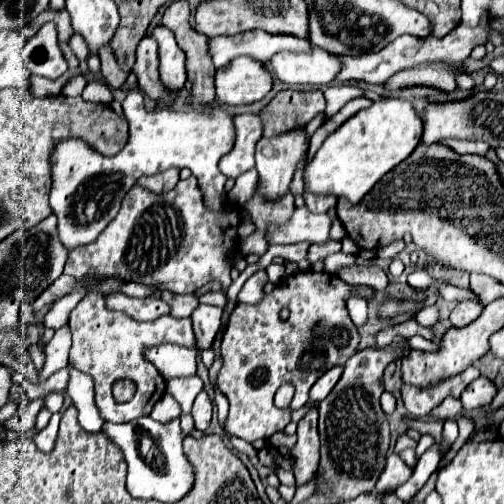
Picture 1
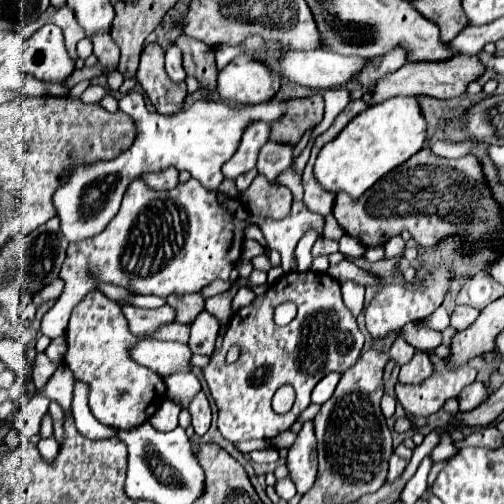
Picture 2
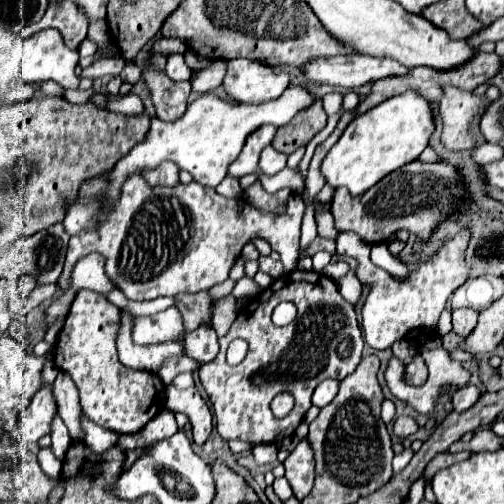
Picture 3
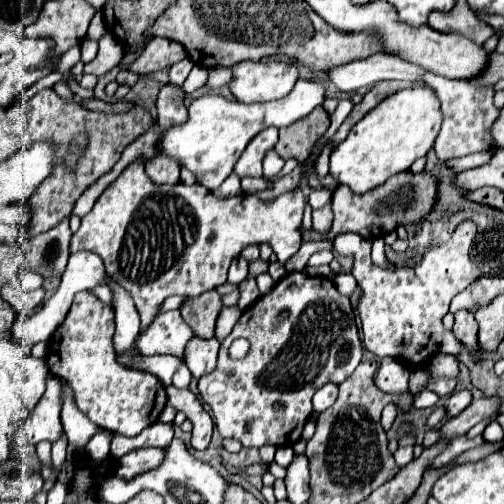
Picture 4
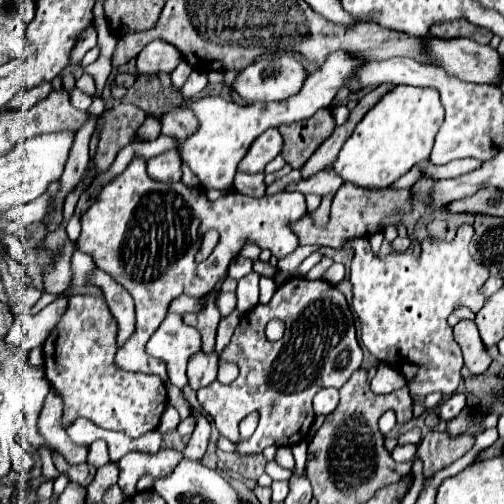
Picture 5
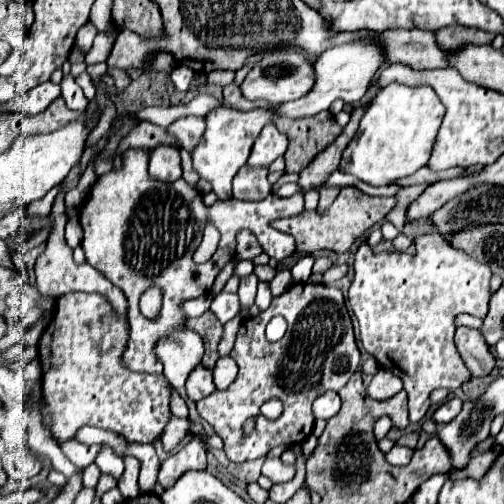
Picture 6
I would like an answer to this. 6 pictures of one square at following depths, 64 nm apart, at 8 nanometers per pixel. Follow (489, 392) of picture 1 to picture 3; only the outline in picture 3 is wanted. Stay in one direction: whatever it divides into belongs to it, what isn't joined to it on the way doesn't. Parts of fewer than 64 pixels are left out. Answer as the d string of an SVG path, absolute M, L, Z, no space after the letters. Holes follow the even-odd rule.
M464 386L464 388L458 388L458 390L452 394L454 410L456 410L456 412L464 412L464 410L472 408L472 404L476 404L478 398L480 398L480 392L478 392L476 386Z

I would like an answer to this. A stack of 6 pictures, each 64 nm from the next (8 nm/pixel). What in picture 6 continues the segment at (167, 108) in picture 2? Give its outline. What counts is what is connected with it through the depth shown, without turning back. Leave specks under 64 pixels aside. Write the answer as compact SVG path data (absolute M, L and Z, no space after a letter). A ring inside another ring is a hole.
M178 118L174 124L168 126L168 130L174 132L174 136L182 142L184 150L192 152L196 144L202 140L202 134L206 130L206 120L204 118Z

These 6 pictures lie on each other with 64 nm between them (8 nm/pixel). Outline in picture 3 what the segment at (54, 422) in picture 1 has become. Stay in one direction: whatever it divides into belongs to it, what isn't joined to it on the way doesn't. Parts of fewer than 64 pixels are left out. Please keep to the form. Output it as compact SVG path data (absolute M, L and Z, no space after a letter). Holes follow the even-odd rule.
M44 448L44 450L40 450L40 454L38 454L38 462L44 473L51 479L57 479L60 476L62 462L54 458L52 448Z

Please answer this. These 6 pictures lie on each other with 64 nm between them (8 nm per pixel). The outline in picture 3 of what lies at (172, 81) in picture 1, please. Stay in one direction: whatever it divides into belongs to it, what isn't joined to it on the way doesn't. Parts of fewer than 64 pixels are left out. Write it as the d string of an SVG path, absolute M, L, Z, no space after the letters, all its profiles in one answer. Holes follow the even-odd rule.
M174 54L174 56L168 58L166 76L174 82L182 82L182 80L190 78L190 68L188 68L188 64L184 62L184 58L180 54Z

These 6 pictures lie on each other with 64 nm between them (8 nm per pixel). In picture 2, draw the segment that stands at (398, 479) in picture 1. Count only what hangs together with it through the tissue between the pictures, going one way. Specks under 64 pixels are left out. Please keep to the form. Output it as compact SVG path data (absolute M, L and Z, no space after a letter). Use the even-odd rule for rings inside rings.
M392 456L390 458L390 470L388 470L388 482L392 482L392 480L396 480L402 472L404 472L404 468L406 468L406 460L404 458L400 458L400 456Z

